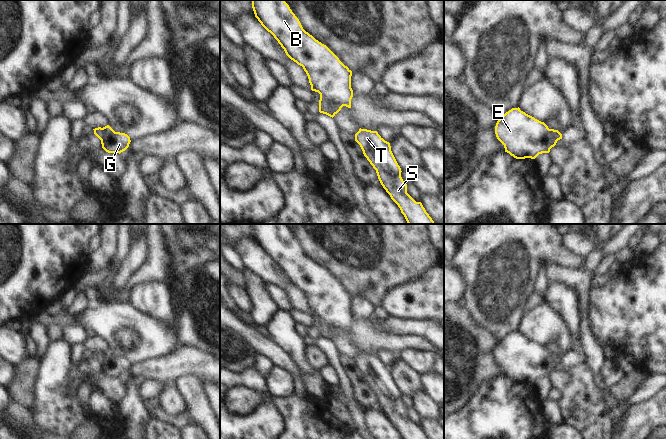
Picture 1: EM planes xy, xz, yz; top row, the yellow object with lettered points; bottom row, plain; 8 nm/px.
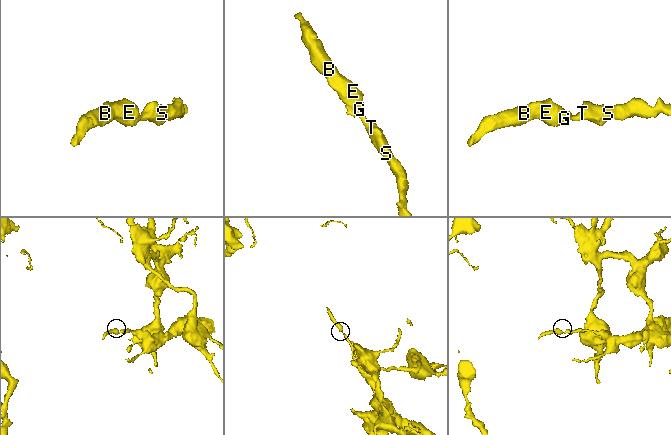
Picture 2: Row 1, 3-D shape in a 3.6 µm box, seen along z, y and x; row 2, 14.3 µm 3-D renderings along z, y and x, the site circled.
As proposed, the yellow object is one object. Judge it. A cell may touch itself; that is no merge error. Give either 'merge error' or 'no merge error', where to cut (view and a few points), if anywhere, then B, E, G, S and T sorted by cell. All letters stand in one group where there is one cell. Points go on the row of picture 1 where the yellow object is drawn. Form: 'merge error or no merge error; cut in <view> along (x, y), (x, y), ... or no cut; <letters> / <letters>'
no merge error; no cut; B E G S T

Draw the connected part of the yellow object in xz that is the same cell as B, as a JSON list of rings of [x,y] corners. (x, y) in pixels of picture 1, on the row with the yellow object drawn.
[[[252,0],[252,8],[255,17],[274,36],[286,55],[303,67],[308,76],[311,90],[320,94],[319,112],[333,118],[343,106],[351,108],[352,71],[326,45],[303,29],[289,5],[284,0]]]

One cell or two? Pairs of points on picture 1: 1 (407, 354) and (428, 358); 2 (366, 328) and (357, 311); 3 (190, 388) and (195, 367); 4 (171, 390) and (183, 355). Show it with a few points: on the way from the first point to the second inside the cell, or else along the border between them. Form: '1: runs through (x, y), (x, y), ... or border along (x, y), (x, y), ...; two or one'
1: runs through (412, 357), (423, 358); one
2: border along (372, 314), (366, 317), (353, 317); two
3: border along (199, 376), (180, 376), (175, 381); two
4: border along (174, 380), (165, 383); two

